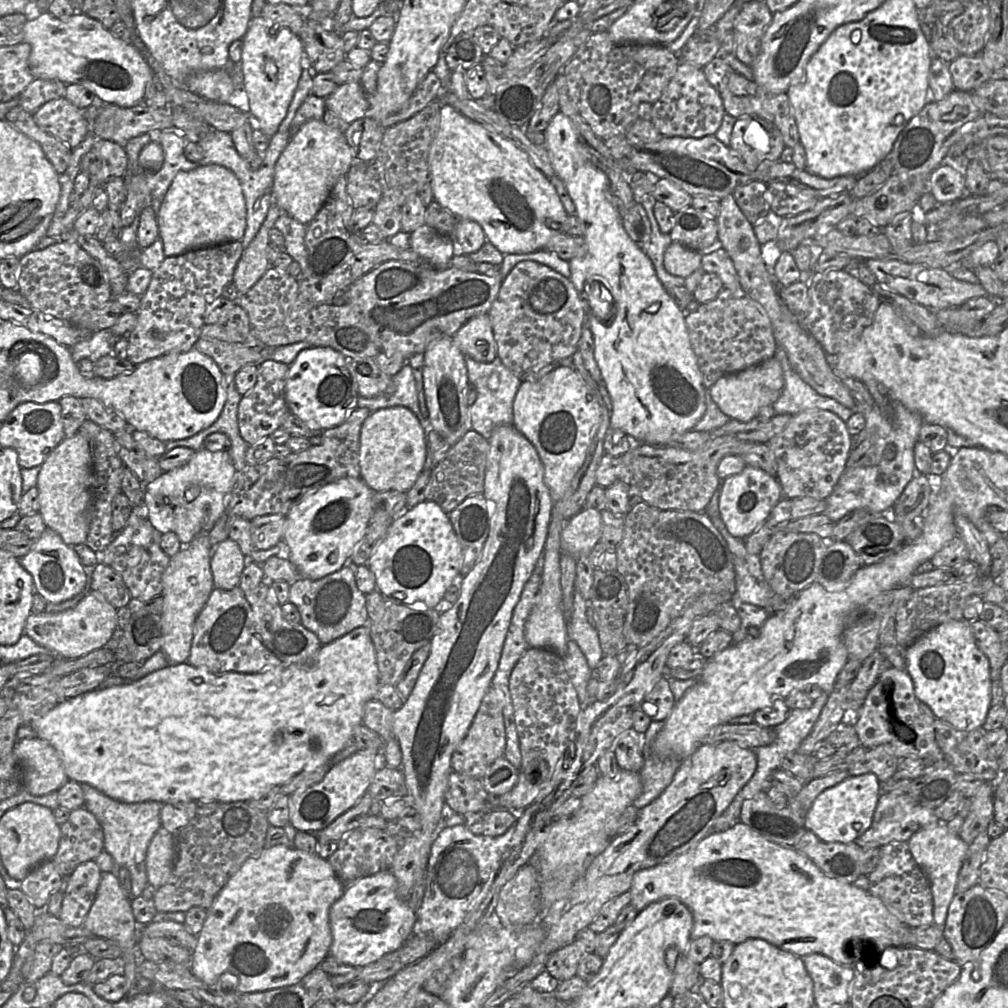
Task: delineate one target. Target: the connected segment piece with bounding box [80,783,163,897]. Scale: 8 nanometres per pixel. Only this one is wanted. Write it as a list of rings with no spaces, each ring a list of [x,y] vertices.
[[[80,783],[84,795],[84,807],[90,811],[99,821],[104,832],[104,849],[112,856],[116,866],[126,867],[131,876],[131,896],[138,897],[149,884],[146,873],[146,854],[149,843],[161,827],[160,810],[163,804],[156,801],[145,801],[139,803],[124,803],[112,799],[96,788],[86,783]]]

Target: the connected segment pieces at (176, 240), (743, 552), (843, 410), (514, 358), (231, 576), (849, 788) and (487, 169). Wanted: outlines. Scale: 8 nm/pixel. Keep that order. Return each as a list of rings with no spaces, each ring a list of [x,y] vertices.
[[[208,164],[200,165],[189,171],[179,171],[158,212],[159,237],[163,241],[165,256],[176,256],[192,249],[241,241],[246,228],[246,214],[246,203],[241,184],[236,175],[228,168],[218,164]]]
[[[722,480],[706,506],[705,513],[710,517],[731,551],[735,569],[736,590],[734,597],[739,597],[742,603],[764,608],[776,593],[763,576],[760,556],[749,554],[745,547],[744,538],[736,538],[730,534],[721,519],[718,505],[721,483]]]
[[[777,345],[774,357],[780,362],[784,378],[783,390],[772,405],[775,415],[795,415],[808,409],[821,409],[848,421],[853,411],[832,398],[820,395],[807,384],[791,367],[782,347]]]
[[[521,261],[514,266],[502,281],[487,314],[497,344],[497,356],[516,375],[524,375],[571,357],[578,349],[582,325],[585,323],[584,302],[570,279],[536,261]]]
[[[230,538],[211,546],[210,569],[214,588],[232,590],[238,586],[244,567],[244,554]]]
[[[875,774],[850,775],[817,796],[805,817],[805,828],[824,842],[855,842],[870,828],[880,796],[880,782]]]
[[[441,103],[439,128],[430,145],[428,164],[434,200],[456,218],[480,224],[487,241],[502,254],[542,250],[553,236],[563,233],[568,213],[549,179],[533,165],[529,156],[507,138],[487,130],[450,104]]]

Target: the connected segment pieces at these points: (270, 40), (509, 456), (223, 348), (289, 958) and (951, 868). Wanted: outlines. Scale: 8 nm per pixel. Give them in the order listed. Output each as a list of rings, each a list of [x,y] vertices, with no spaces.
[[[262,16],[251,18],[242,43],[241,67],[249,112],[257,118],[260,129],[272,137],[285,118],[302,74],[304,45],[289,28],[275,26]]]
[[[513,424],[497,426],[488,443],[482,493],[490,505],[487,539],[478,561],[463,578],[459,598],[448,611],[440,614],[436,632],[430,641],[430,654],[411,694],[393,714],[392,731],[402,753],[401,770],[408,790],[407,804],[414,807],[420,815],[420,828],[398,849],[390,867],[397,880],[397,895],[401,899],[408,897],[418,878],[426,878],[432,844],[444,828],[443,807],[446,805],[445,793],[452,772],[452,754],[466,736],[481,700],[490,687],[513,609],[542,556],[551,518],[553,500],[544,483],[543,464],[534,446]]]
[[[249,336],[243,343],[200,338],[193,348],[211,357],[224,375],[236,374],[246,364],[259,366],[271,360],[274,349]]]
[[[275,845],[270,848],[263,848],[257,855],[248,858],[240,869],[228,880],[225,886],[218,893],[212,905],[205,909],[207,917],[201,932],[196,936],[197,944],[192,951],[192,958],[189,964],[191,972],[208,986],[214,986],[223,973],[230,973],[237,978],[235,993],[262,992],[298,983],[304,976],[315,969],[320,962],[329,955],[329,948],[332,943],[332,932],[329,922],[329,909],[343,894],[345,886],[337,878],[331,865],[325,859],[317,855],[309,855],[306,852],[295,848],[288,848],[283,845]]]
[[[938,821],[932,826],[927,826],[915,832],[908,844],[911,854],[926,874],[933,896],[933,924],[943,927],[946,921],[949,905],[956,893],[956,883],[959,871],[969,849],[959,835],[952,834],[946,821]]]

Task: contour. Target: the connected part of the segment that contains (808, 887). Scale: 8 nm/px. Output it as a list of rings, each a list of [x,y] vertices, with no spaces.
[[[740,821],[728,830],[711,832],[668,863],[637,871],[629,892],[630,905],[638,911],[665,898],[679,899],[693,915],[691,939],[708,936],[715,942],[729,941],[737,945],[747,939],[759,938],[799,957],[820,953],[852,968],[857,960],[837,950],[848,941],[865,940],[865,947],[877,943],[888,943],[888,947],[907,947],[910,944],[910,929],[917,928],[902,923],[870,892],[828,876],[795,848],[771,842]]]

